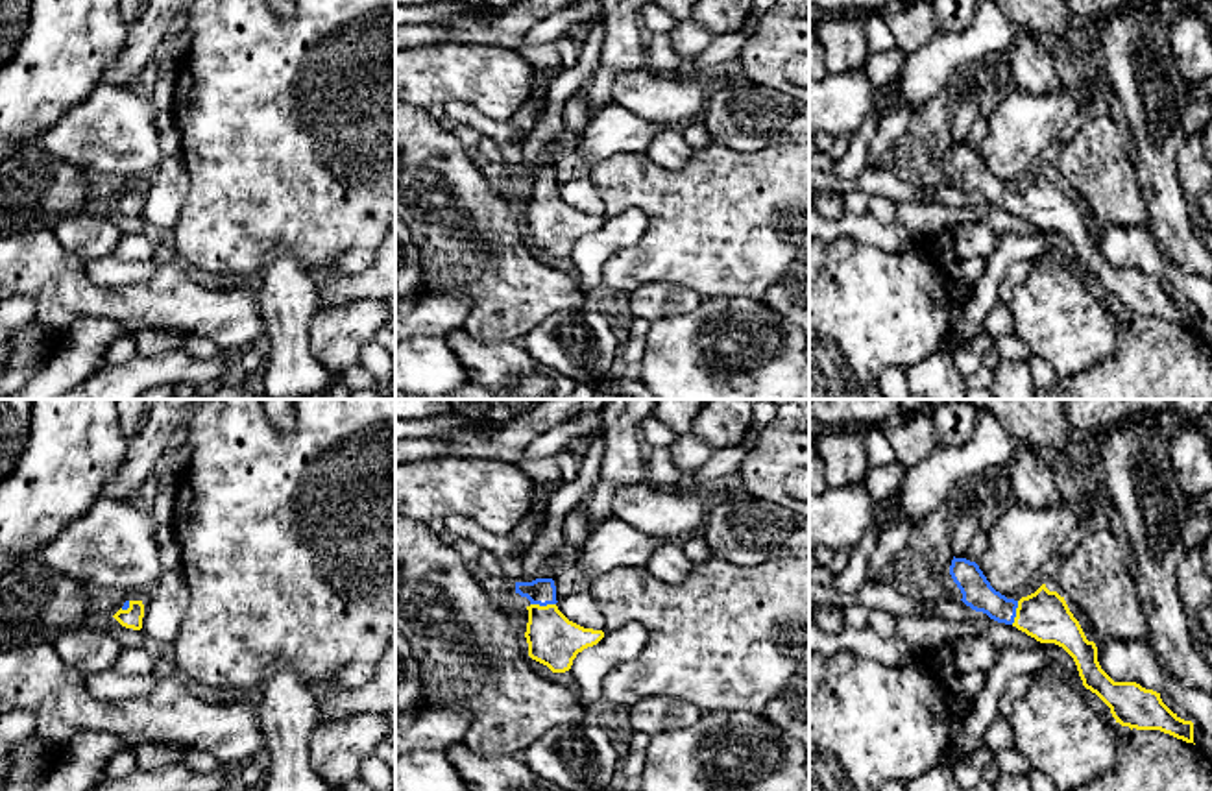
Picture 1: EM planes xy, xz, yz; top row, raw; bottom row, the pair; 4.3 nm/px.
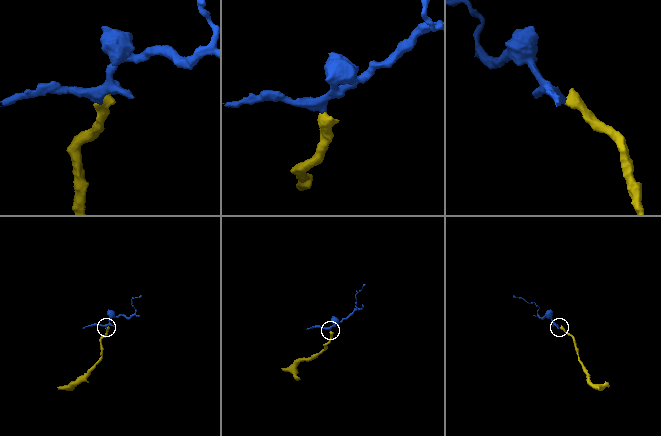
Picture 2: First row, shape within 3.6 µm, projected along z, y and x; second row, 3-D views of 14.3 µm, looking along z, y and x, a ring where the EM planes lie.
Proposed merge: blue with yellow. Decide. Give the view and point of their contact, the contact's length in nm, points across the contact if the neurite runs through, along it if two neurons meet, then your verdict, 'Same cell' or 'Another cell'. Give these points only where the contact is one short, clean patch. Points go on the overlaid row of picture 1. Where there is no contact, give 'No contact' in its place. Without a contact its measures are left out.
Touches blue at xz (544, 605). Shared border 110 nm. Path across: xz (542, 592), (544, 605), (544, 620), (553, 640). Same cell

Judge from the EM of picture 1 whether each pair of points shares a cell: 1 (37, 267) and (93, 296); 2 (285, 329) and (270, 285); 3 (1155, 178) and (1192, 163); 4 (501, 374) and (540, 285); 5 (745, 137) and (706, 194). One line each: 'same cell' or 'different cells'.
1: same cell
2: same cell
3: different cells
4: different cells
5: different cells

